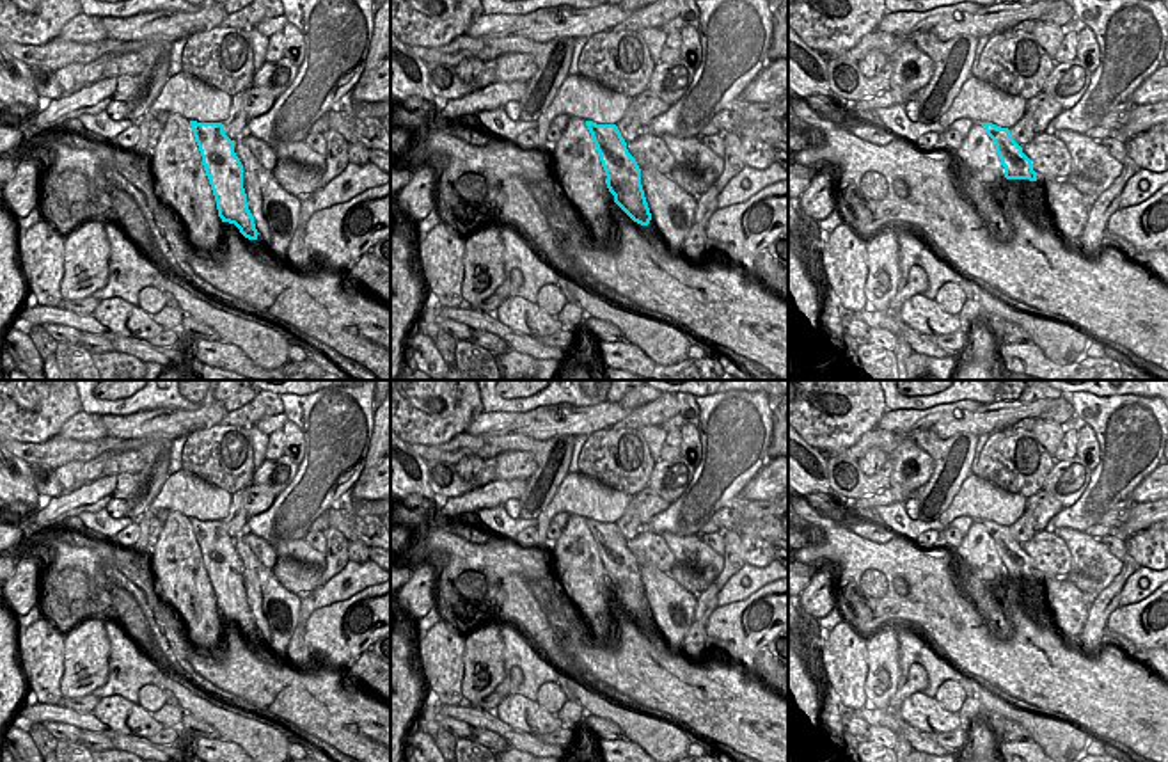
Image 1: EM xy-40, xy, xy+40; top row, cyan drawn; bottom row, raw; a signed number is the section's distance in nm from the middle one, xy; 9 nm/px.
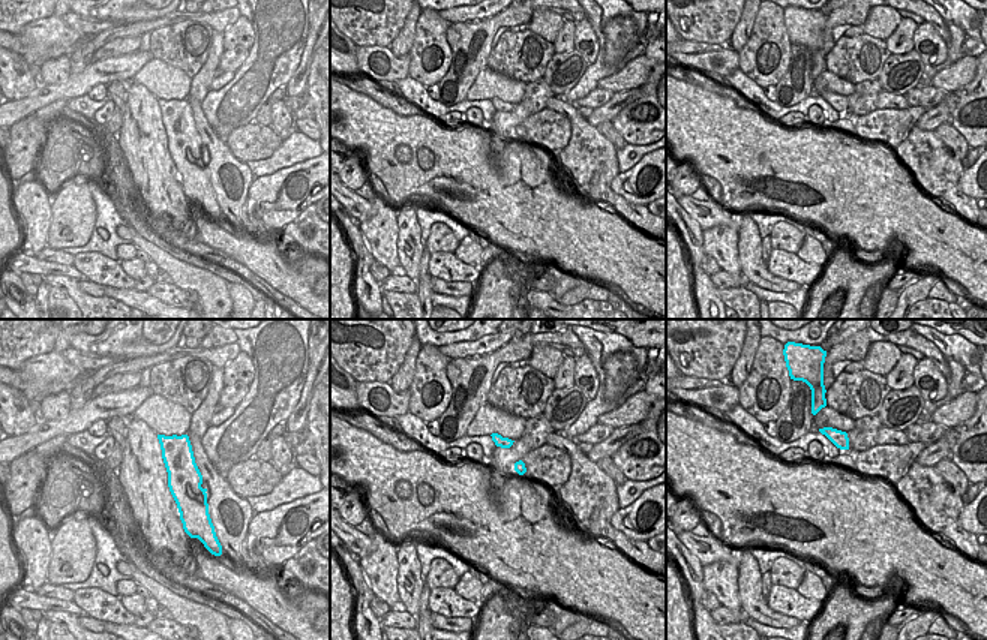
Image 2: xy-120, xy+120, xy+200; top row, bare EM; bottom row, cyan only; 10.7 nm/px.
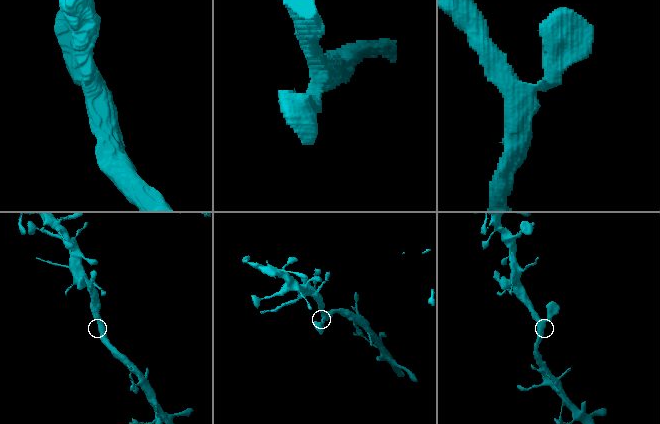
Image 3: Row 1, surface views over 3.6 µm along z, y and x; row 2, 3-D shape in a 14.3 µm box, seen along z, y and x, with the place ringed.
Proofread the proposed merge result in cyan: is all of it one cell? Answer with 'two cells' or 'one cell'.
one cell

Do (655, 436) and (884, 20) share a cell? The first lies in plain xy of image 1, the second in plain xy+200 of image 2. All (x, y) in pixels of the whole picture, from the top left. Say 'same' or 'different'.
same

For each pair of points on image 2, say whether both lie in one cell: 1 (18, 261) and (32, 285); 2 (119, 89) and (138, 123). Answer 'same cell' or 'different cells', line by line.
1: different cells
2: different cells

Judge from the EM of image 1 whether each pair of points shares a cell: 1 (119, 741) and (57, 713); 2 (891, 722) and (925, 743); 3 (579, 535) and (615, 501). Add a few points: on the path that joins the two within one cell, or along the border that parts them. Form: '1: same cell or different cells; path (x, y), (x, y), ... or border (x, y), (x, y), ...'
1: same cell; path (103, 732), (91, 722), (73, 718)
2: same cell; path (900, 727), (916, 739)
3: different cells; border (570, 514), (584, 519)

